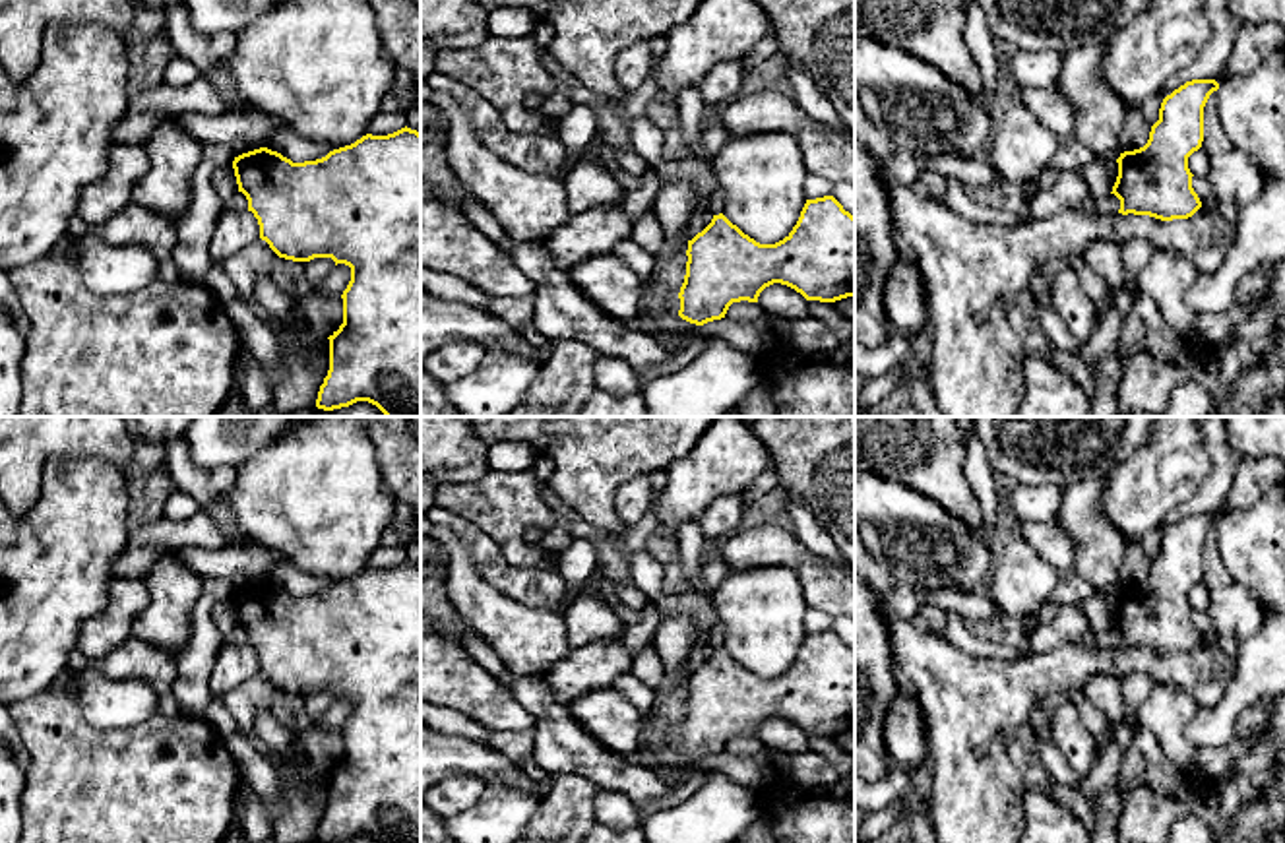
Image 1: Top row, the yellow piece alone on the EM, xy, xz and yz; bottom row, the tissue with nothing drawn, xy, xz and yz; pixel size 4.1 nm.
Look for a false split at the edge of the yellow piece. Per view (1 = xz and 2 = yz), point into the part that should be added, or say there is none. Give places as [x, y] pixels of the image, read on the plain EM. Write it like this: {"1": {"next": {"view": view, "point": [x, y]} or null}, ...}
{"1": {"next": null}, "2": {"next": null}}

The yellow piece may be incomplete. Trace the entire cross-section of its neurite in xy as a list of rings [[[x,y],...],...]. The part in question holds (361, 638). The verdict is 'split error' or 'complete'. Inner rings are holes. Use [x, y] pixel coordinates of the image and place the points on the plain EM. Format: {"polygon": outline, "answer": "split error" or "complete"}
{"polygon": [[[401,562],[388,570],[366,568],[316,595],[293,597],[260,581],[233,595],[238,626],[260,659],[260,672],[285,694],[331,692],[351,702],[343,725],[343,758],[329,773],[329,804],[316,841],[341,843],[368,835],[378,843],[421,843],[421,568]]], "answer": "complete"}

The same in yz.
{"polygon": [[[1192,514],[1163,533],[1147,578],[1116,593],[1111,628],[1120,634],[1118,647],[1173,655],[1188,653],[1202,641],[1188,591],[1202,581],[1204,541],[1217,523],[1215,514]]], "answer": "complete"}

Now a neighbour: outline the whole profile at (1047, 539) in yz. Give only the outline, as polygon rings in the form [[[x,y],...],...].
[[[1019,521],[1019,537],[1062,578],[1076,574],[1078,543],[1054,521]]]

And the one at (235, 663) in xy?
[[[223,643],[211,671],[209,686],[213,694],[227,694],[242,686],[260,672],[260,659],[252,645]]]

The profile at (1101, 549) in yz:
[[[1103,479],[1068,486],[1052,521],[1078,543],[1076,574],[1093,583],[1099,595],[1111,597],[1120,591],[1118,570],[1128,541],[1103,515],[1103,486]]]

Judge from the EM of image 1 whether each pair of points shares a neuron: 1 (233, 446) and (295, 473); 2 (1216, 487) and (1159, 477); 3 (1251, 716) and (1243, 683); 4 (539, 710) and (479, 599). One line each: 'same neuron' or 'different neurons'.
1: different neurons
2: different neurons
3: different neurons
4: different neurons

